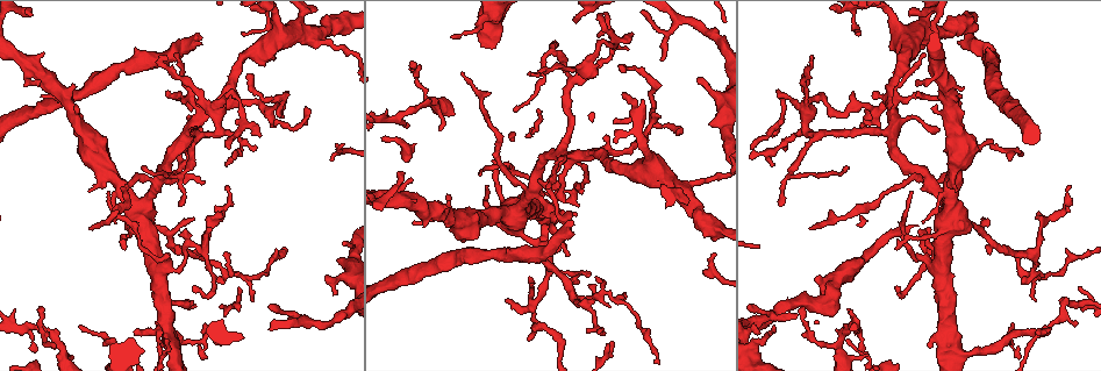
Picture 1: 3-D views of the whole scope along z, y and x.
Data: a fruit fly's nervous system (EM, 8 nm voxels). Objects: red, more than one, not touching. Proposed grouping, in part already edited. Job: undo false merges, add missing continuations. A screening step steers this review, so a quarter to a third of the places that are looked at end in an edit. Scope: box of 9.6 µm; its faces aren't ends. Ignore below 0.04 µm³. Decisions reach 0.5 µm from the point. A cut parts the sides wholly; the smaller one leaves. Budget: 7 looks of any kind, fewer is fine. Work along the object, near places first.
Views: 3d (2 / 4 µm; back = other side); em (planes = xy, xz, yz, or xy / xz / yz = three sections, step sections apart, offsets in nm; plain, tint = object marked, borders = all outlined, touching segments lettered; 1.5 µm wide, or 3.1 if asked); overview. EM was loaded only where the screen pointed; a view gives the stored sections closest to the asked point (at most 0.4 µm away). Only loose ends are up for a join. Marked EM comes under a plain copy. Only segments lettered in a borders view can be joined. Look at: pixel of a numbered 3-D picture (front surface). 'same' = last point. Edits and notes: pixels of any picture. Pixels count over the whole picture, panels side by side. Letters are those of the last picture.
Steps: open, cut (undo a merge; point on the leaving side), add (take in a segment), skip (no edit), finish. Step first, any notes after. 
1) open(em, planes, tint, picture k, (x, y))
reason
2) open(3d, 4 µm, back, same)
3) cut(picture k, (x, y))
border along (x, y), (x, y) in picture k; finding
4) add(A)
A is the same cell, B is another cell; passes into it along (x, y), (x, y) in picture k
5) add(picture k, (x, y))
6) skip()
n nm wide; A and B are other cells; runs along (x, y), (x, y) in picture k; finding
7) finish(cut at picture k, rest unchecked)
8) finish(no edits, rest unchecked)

open(em, planes, borders, picture 1, (574, 79))
abrupt turn

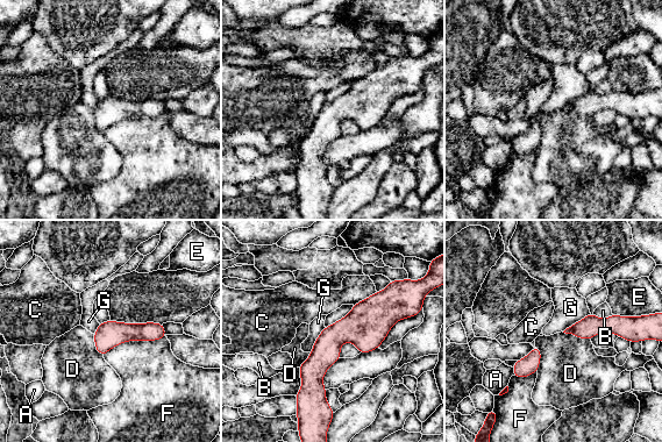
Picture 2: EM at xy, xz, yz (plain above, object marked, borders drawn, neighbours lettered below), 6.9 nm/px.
skip()
F touches over 460 nm; A, B, C, D, E, F and G are other cells; border along (165, 336), (123, 341), (104, 356) in picture 2; one neuron here

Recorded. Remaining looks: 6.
open(em, planes, borders, picture 1, (890, 134))
branch point

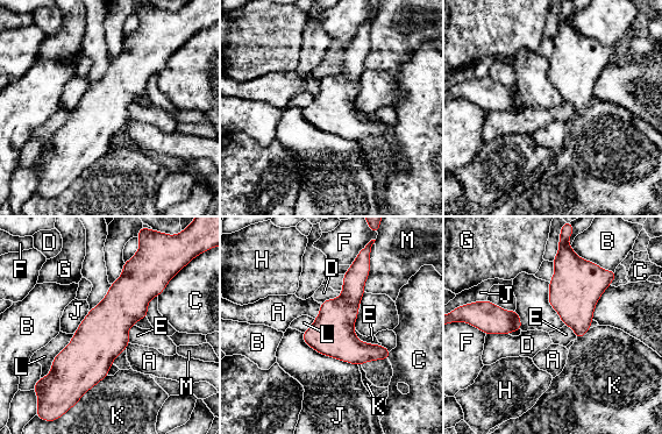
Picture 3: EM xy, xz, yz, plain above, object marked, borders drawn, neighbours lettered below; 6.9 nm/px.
skip()
A, B, C, D, E, F, G, H, J, K, L and M are other cells; border along (320, 304), (320, 311), (314, 319) in picture 3; continuous, no second neuron

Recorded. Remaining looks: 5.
open(em, xz, step 4, borders, picture 1, (124, 246))
free end

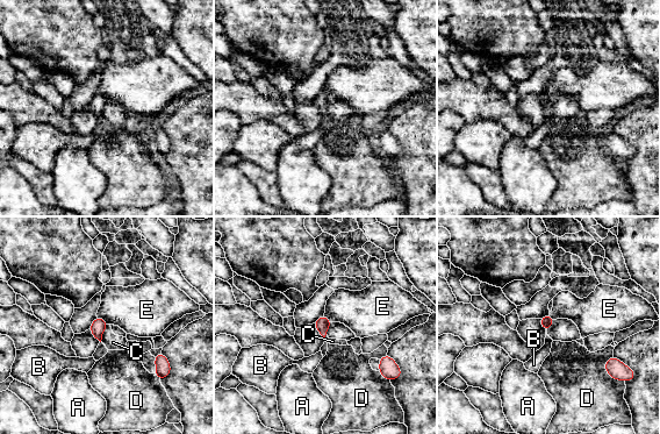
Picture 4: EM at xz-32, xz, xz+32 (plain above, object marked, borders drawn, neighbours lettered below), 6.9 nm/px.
open(em, planes, borders, same)
cut it another way

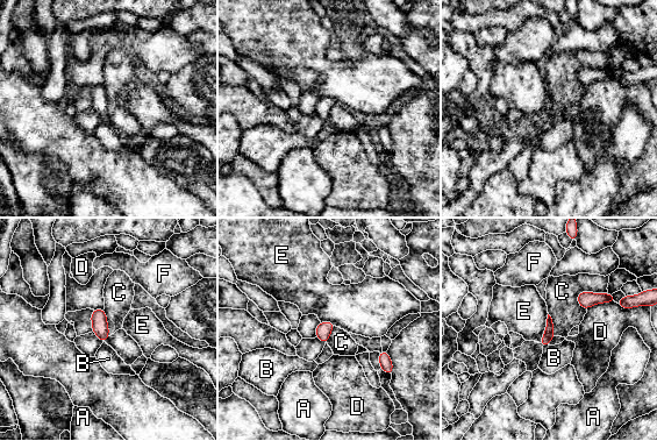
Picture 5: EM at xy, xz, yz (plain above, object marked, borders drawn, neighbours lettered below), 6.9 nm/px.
skip()
A, B, C, D, E and F are other cells; border along (607, 291), (580, 291), (577, 304) in picture 5; none of them fits

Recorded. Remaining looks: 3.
finish(no edits, rest unchecked)

